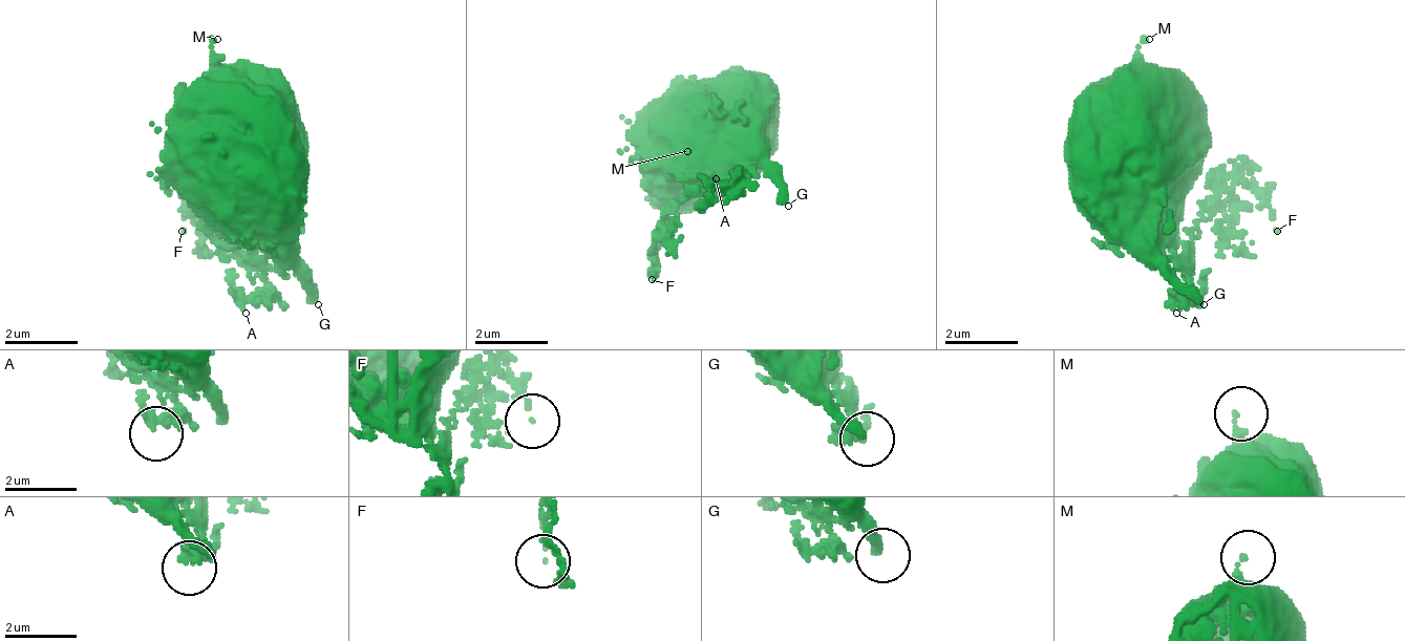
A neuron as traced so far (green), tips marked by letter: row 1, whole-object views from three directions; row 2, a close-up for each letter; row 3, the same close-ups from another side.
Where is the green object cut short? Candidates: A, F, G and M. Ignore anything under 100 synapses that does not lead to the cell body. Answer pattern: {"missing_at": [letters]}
{"missing_at": ["G"]}

